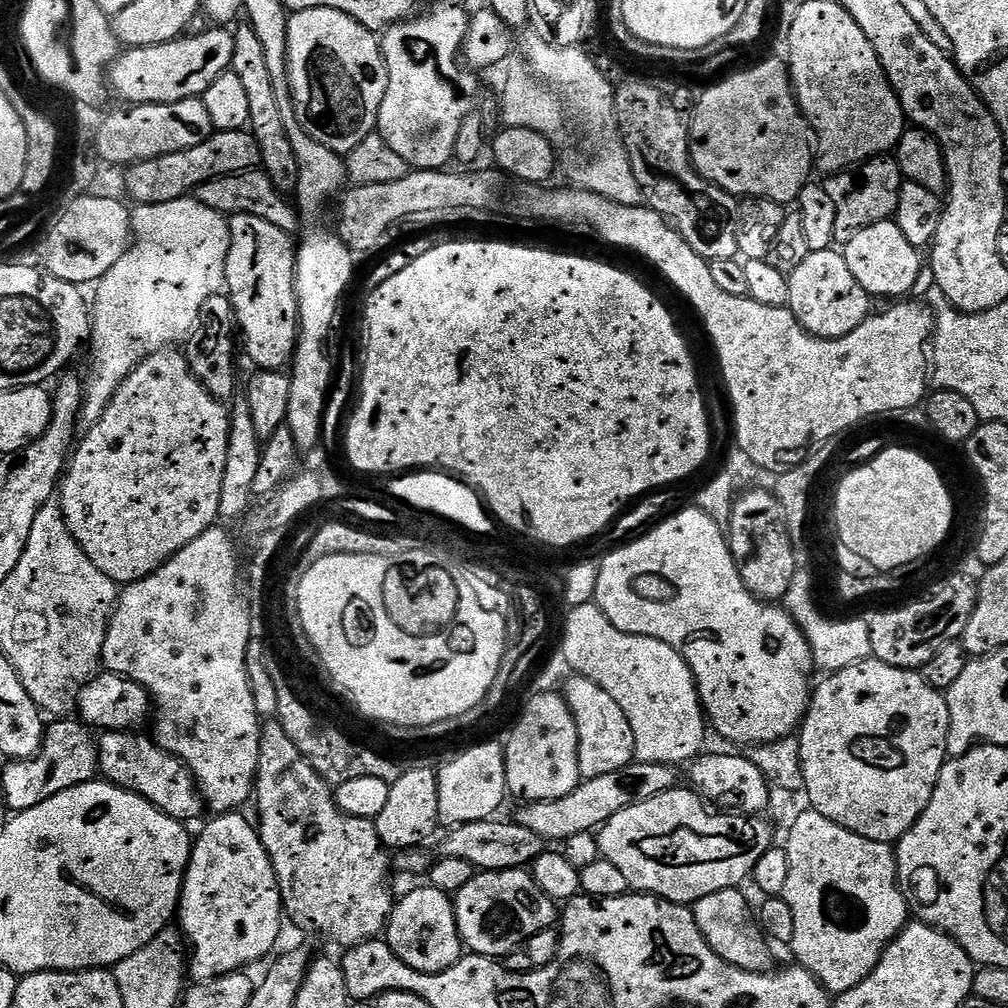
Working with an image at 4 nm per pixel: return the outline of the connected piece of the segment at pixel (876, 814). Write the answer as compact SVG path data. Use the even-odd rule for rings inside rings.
M869 658L854 666L846 666L842 670L823 677L824 681L815 685L812 698L808 702L808 713L804 723L798 729L798 739L802 750L802 772L804 774L804 792L810 803L811 811L830 818L830 822L838 822L846 830L858 834L862 838L870 838L874 842L895 845L918 822L918 818L930 806L930 798L934 794L934 786L938 786L938 774L944 761L949 759L946 738L950 726L948 701L937 689L931 688L919 671L907 668L895 668L886 662Z

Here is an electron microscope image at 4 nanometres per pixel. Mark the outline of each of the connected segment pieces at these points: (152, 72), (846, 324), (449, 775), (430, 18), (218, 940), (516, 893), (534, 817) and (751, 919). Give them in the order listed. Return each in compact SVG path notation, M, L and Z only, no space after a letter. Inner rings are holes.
M212 26L209 32L197 36L185 35L158 46L130 48L121 51L108 69L106 77L113 93L117 92L129 105L169 104L203 97L204 91L218 78L229 71L234 58L234 35L227 27Z
M827 248L817 252L809 252L799 266L787 273L790 286L790 298L787 308L798 318L802 327L818 338L833 340L850 334L850 330L858 330L862 322L873 311L873 297L858 283L858 278L846 266L843 251Z
M476 744L473 748L458 753L453 760L446 761L438 768L436 777L441 825L455 826L493 819L499 813L496 811L504 804L504 796L509 795L504 744Z
M440 4L433 12L424 12L413 15L406 20L400 20L397 24L389 24L383 29L382 39L380 40L380 49L384 51L384 61L388 67L388 85L386 86L386 98L382 98L382 110L378 114L378 135L390 146L390 150L394 150L394 154L398 154L404 159L409 166L416 170L444 170L453 163L454 160L454 142L458 142L458 130L462 126L462 122L468 117L469 112L473 111L476 95L480 92L480 84L476 81L477 73L469 70L462 63L462 49L464 47L464 39L468 33L468 22L470 19L469 9L464 9L460 4Z
M237 810L213 815L212 821L201 830L200 837L195 837L192 845L190 862L180 891L178 928L187 947L188 944L192 947L190 976L196 982L239 972L263 956L271 957L272 947L280 936L280 919L283 921L286 916L270 854L260 841L257 825L253 821L251 824L244 814Z
M511 868L501 872L477 871L473 880L466 882L462 890L455 892L454 903L456 905L456 925L460 931L463 947L469 953L489 958L509 956L516 949L523 948L527 940L534 938L534 934L552 928L558 920L557 901L551 900L538 886L538 882L534 882L531 871L524 868Z
M636 760L622 766L622 770L614 770L598 778L581 780L573 792L560 800L538 800L527 806L520 806L524 808L517 810L514 823L526 826L526 830L534 830L546 842L563 842L574 838L574 834L595 833L607 820L614 818L614 814L630 806L638 806L638 802L650 802L650 798L677 787L676 772L677 769L671 764Z
M727 888L696 901L696 925L714 950L714 954L718 954L718 958L747 972L768 972L773 967L773 949L768 937L760 929L757 913L748 905L748 900L742 893L740 888Z

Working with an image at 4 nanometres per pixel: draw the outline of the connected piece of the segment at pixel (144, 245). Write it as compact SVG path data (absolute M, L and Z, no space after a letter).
M194 198L162 202L161 204L142 204L133 207L131 213L132 237L128 251L122 254L122 258L118 258L118 262L114 262L114 266L98 281L94 288L94 291L96 291L96 304L94 300L94 311L91 313L92 335L90 337L90 345L92 344L92 369L88 372L88 380L86 376L82 384L83 404L80 407L80 420L83 423L86 422L85 425L88 426L96 424L98 418L102 418L102 414L106 410L108 403L114 398L118 386L122 386L124 379L140 365L140 361L150 358L154 353L162 351L163 348L183 345L198 322L198 314L202 310L202 302L206 302L206 298L211 296L221 295L226 288L224 271L226 270L226 258L230 254L228 217L223 216L218 210L210 210L210 206L202 206L202 202L198 202Z

